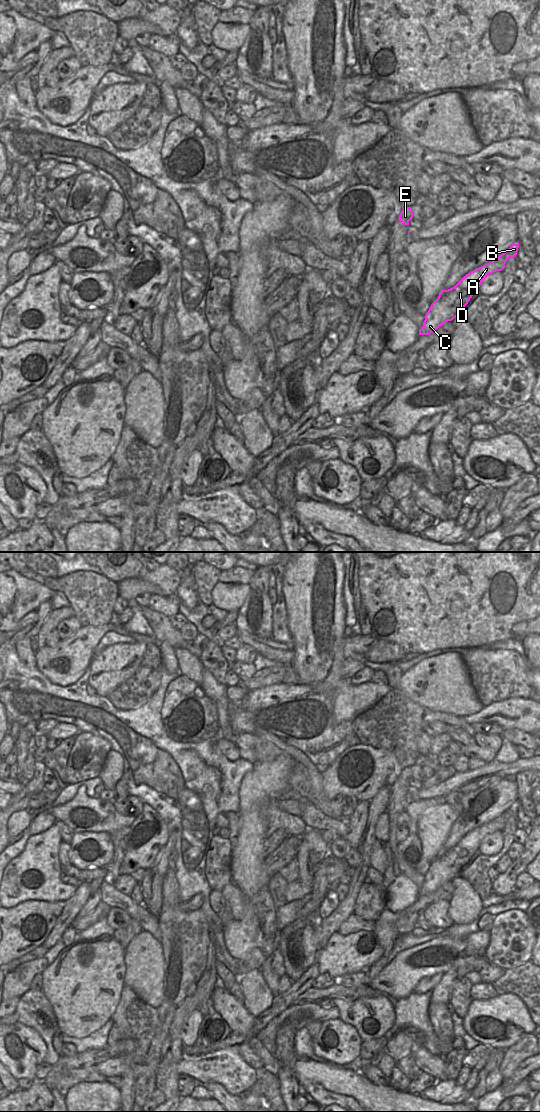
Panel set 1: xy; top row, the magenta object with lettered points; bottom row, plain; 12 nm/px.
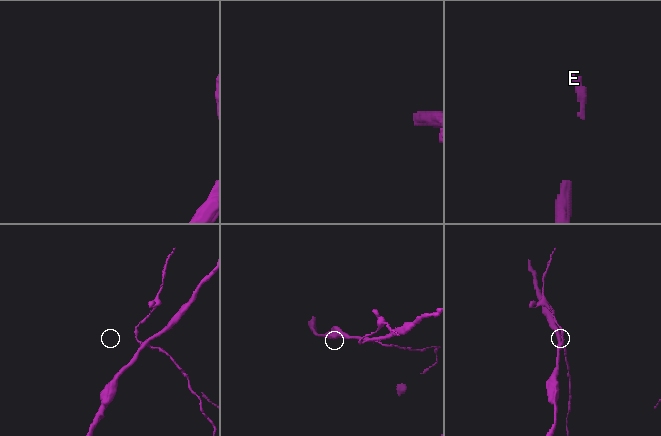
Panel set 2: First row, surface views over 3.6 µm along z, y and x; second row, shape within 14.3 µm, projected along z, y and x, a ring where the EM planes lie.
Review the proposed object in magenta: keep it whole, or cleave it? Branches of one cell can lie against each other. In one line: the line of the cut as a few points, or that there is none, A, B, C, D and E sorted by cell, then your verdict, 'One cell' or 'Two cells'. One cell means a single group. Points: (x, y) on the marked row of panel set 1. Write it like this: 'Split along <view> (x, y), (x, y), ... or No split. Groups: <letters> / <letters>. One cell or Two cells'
Split along xy (445, 290), (445, 293), (437, 299). Groups: A B C D / E. Two cells.

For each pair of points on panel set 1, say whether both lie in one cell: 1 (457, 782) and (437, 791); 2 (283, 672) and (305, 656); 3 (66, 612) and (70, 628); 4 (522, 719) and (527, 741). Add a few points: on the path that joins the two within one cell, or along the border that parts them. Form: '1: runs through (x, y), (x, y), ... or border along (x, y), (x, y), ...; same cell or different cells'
1: runs through (452, 784), (442, 790); same cell
2: border along (291, 664), (302, 682); different cells
3: border along (74, 616), (64, 618), (55, 627); different cells
4: border along (504, 729), (521, 729), (529, 734); different cells

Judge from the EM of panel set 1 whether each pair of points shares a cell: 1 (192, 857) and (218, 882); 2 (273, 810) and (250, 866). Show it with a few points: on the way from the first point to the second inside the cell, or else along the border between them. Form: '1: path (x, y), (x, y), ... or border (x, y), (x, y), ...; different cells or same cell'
1: border (209, 845), (206, 851), (205, 878), (211, 889); different cells
2: border (275, 803), (270, 804), (266, 809), (267, 835); different cells

